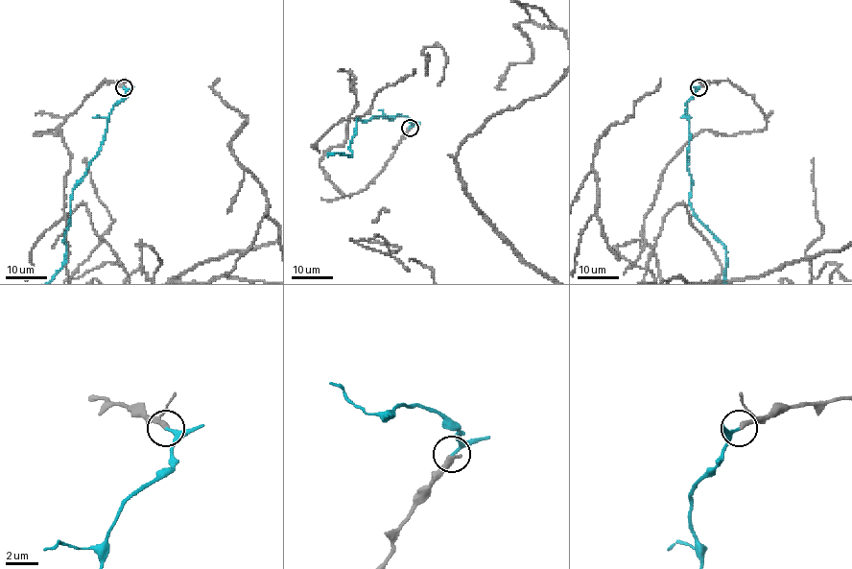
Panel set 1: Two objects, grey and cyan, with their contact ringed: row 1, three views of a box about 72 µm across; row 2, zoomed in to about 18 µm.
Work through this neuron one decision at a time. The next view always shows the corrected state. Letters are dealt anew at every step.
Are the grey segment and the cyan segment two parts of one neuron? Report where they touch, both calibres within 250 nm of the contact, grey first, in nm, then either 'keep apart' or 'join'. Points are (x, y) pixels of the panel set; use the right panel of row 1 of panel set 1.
(698, 87) | 320/200 nm | join

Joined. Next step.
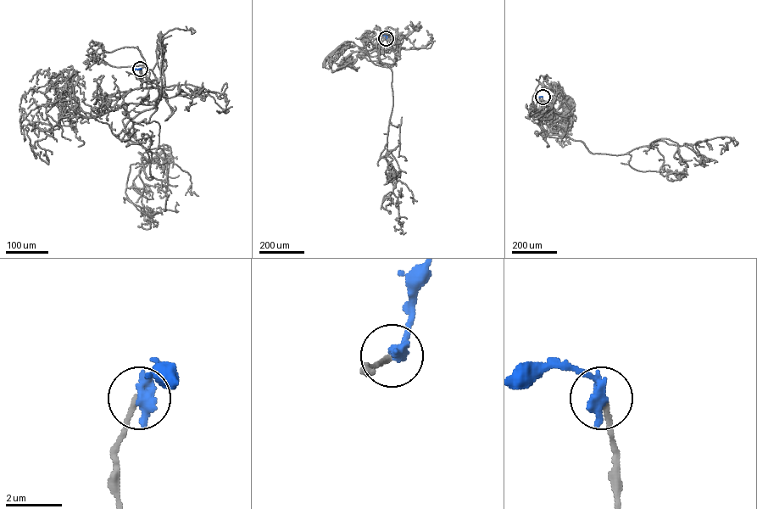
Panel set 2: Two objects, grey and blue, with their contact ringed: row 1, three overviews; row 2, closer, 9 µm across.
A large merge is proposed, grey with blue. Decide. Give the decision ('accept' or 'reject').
accept

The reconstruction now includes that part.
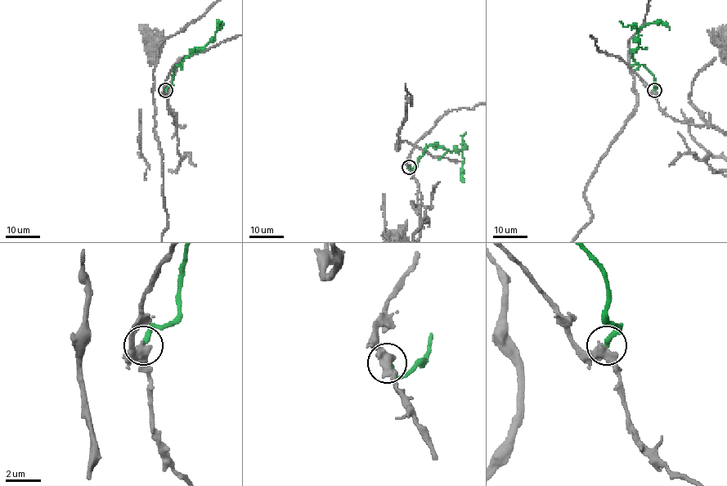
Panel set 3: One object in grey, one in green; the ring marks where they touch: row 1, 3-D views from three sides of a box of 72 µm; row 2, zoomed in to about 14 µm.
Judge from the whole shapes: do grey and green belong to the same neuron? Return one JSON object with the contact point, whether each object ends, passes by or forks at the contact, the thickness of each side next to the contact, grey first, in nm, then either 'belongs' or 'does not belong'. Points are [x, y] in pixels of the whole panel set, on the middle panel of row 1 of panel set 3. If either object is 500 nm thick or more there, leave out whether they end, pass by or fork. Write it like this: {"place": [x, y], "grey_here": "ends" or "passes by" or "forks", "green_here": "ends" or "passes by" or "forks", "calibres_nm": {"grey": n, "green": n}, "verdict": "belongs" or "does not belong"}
{"place": [409, 167], "calibres_nm": {"grey": 500, "green": 280}, "verdict": "does not belong"}

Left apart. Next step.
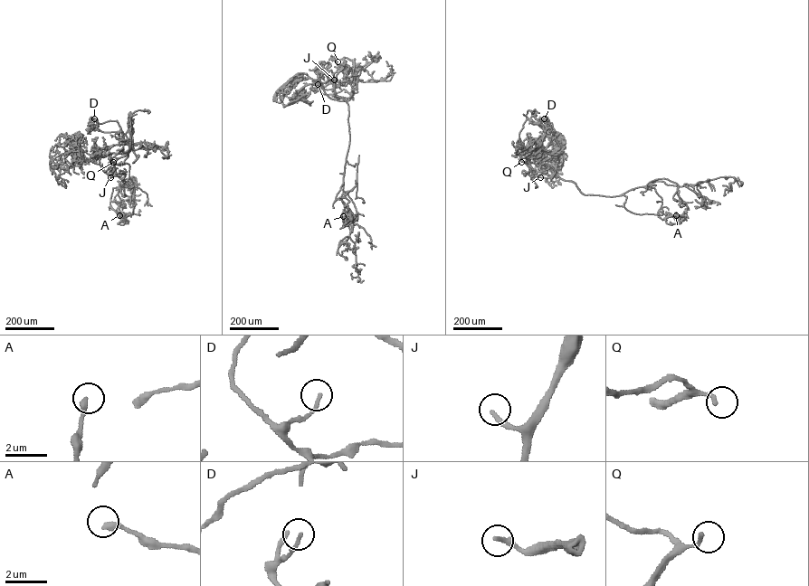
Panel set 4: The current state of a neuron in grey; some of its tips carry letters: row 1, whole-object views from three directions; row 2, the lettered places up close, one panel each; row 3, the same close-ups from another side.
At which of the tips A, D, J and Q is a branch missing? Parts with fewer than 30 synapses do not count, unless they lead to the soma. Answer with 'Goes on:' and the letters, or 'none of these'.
Goes on: Q

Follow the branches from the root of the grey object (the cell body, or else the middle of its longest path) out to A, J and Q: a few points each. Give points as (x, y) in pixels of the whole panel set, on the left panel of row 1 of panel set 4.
A: (130, 115), (131, 146), (109, 166), (125, 181), (125, 196), (118, 181), (122, 186), (119, 215)
J: (130, 115), (131, 146), (127, 155), (110, 165), (110, 177)
Q: (130, 115), (131, 146), (127, 155), (111, 164), (112, 174), (108, 174), (114, 169), (113, 162)

